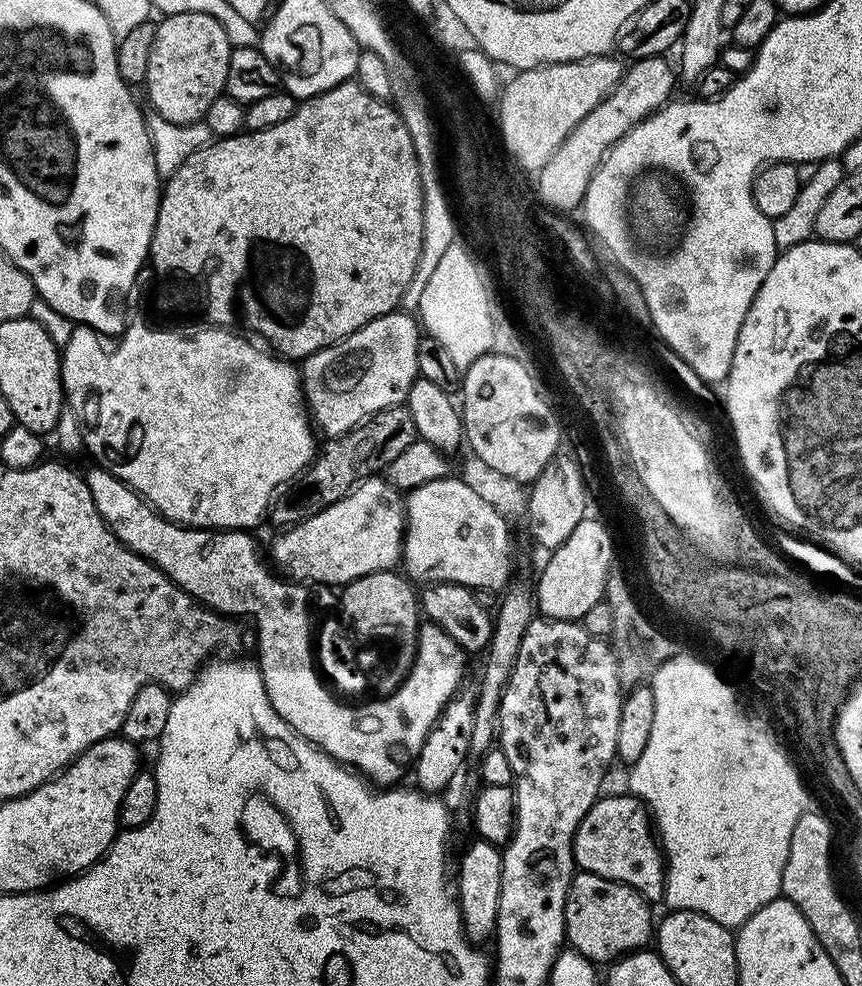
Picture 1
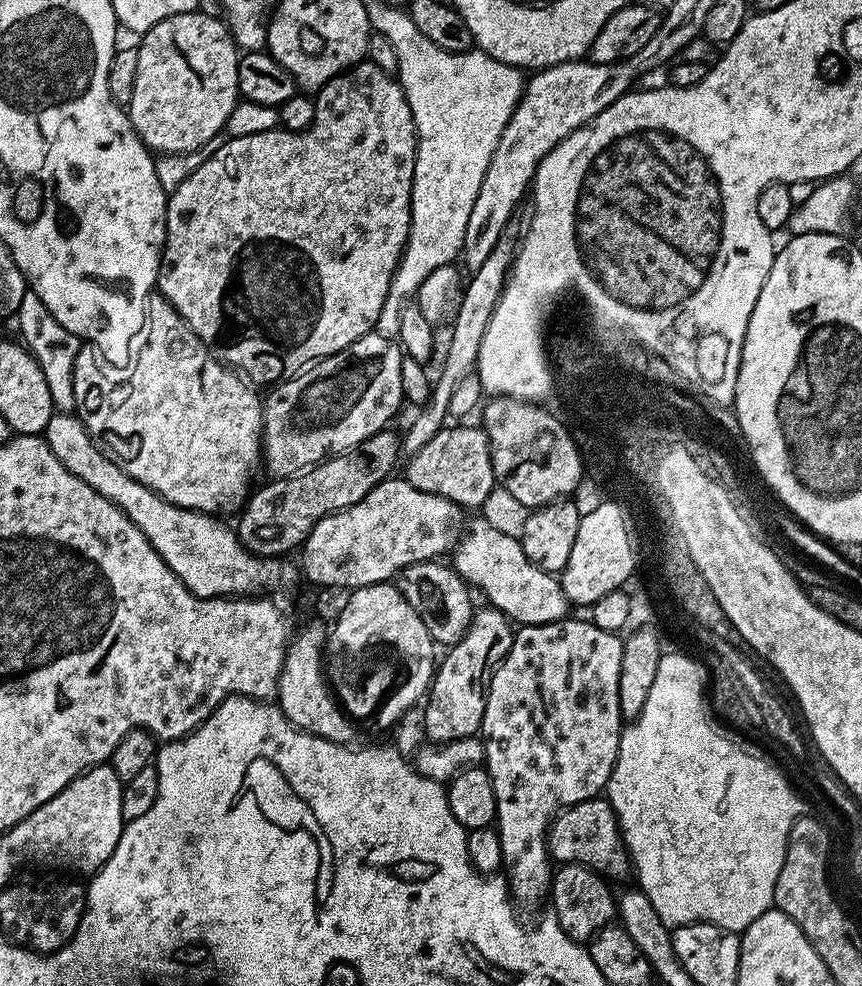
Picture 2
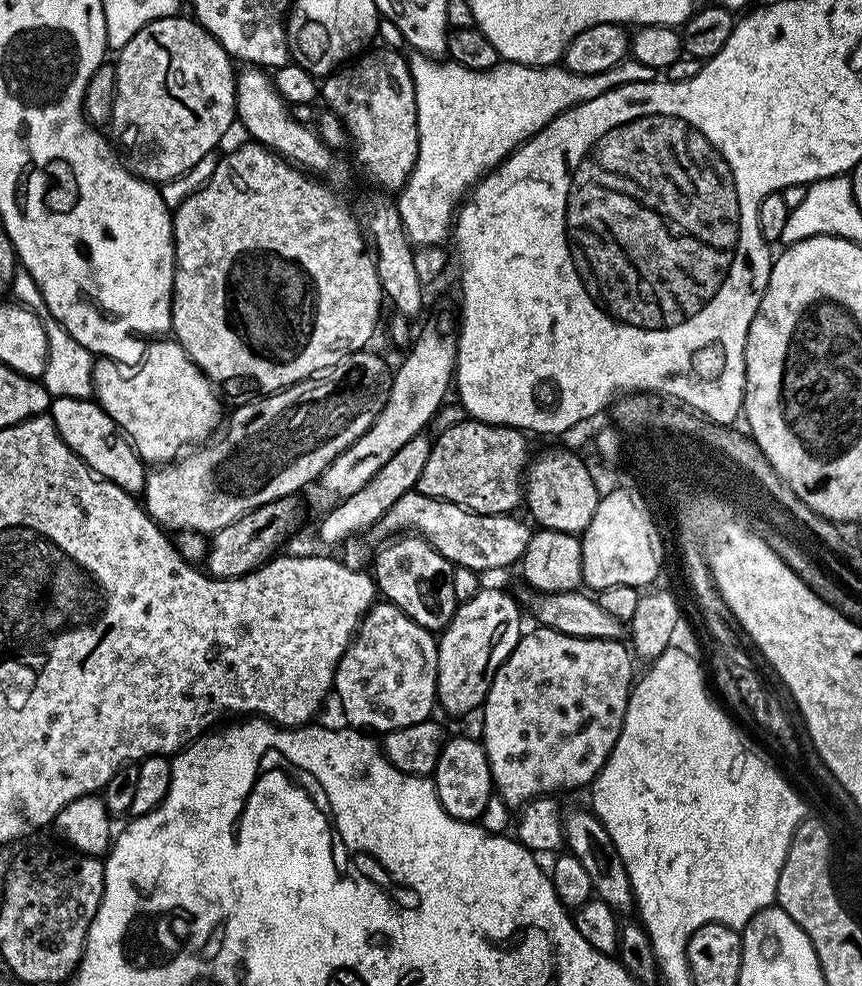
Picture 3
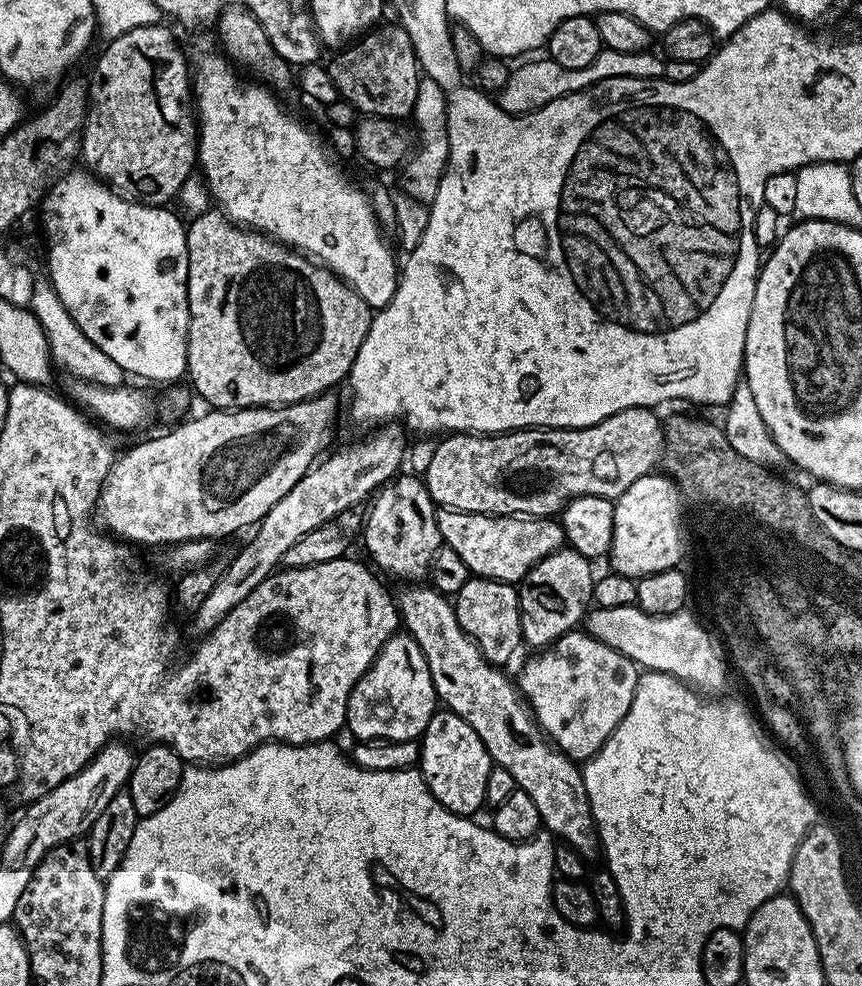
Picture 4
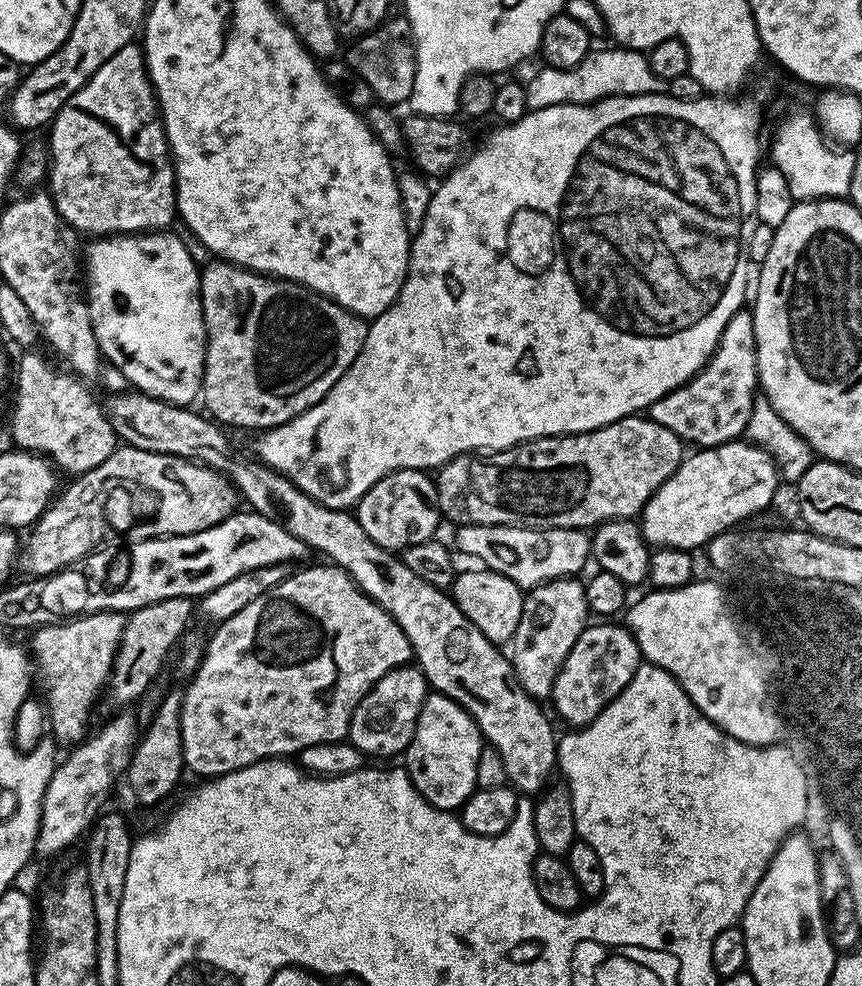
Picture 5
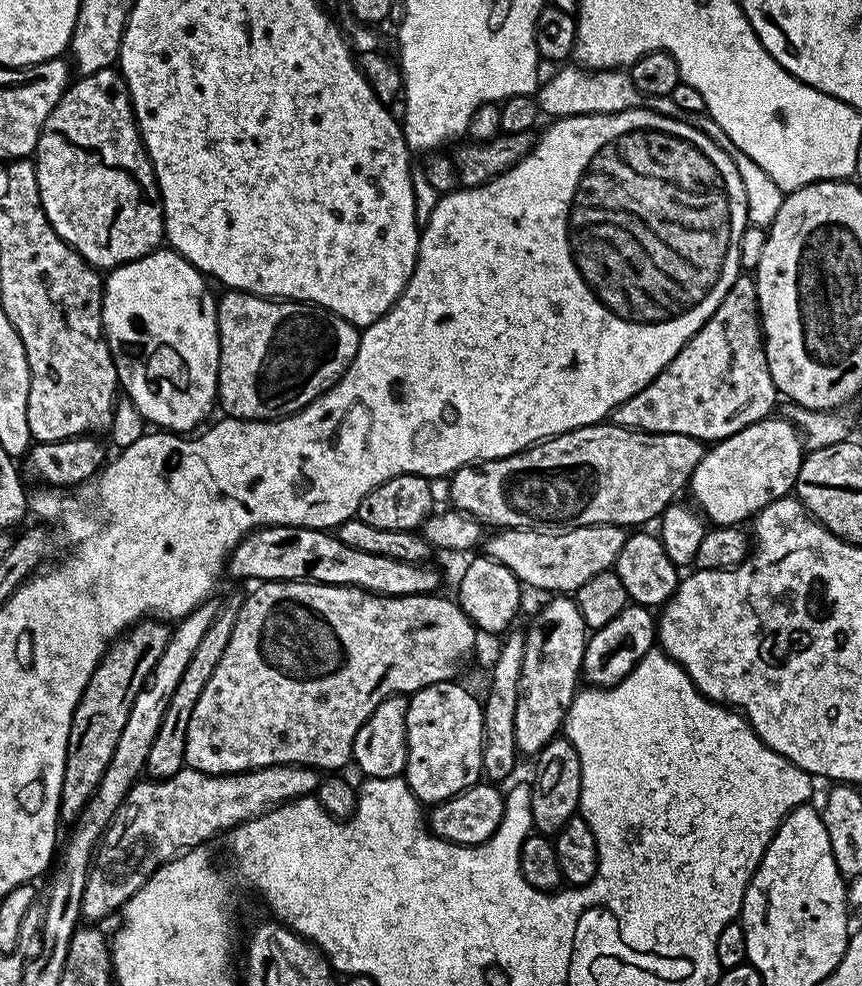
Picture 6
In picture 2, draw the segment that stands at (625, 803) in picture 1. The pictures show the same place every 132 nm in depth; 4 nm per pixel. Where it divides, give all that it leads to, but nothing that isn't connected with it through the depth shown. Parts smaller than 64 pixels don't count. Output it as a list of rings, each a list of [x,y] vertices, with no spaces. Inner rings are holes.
[[[604,798],[583,800],[556,813],[548,826],[548,855],[557,865],[585,864],[605,878],[613,876],[620,880],[630,872],[628,850],[620,834],[620,824]]]

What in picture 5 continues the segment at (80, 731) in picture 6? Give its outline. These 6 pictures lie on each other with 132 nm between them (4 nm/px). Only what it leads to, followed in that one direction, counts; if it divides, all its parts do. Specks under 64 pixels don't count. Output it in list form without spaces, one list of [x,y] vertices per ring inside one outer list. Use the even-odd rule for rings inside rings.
[[[174,598],[173,600],[161,600],[158,604],[147,604],[136,609],[127,617],[124,625],[124,636],[120,639],[120,649],[116,652],[116,663],[112,666],[112,678],[110,681],[110,696],[120,706],[132,706],[136,699],[152,684],[152,679],[160,672],[160,667],[168,660],[168,655],[181,643],[182,637],[189,631],[188,611],[194,608],[193,601],[188,598]]]

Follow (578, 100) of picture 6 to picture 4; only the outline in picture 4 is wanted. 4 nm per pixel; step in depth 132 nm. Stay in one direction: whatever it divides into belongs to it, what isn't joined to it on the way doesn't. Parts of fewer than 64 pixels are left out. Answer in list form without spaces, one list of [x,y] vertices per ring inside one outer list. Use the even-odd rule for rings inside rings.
[[[605,50],[593,64],[582,70],[566,70],[558,66],[558,62],[541,58],[537,64],[524,64],[520,69],[516,68],[511,73],[498,104],[508,114],[531,114],[558,98],[568,96],[572,92],[581,92],[584,88],[591,88],[593,84],[602,82],[606,78],[629,76],[635,80],[658,80],[664,75],[665,61],[652,55],[651,51],[638,54],[618,54]]]

